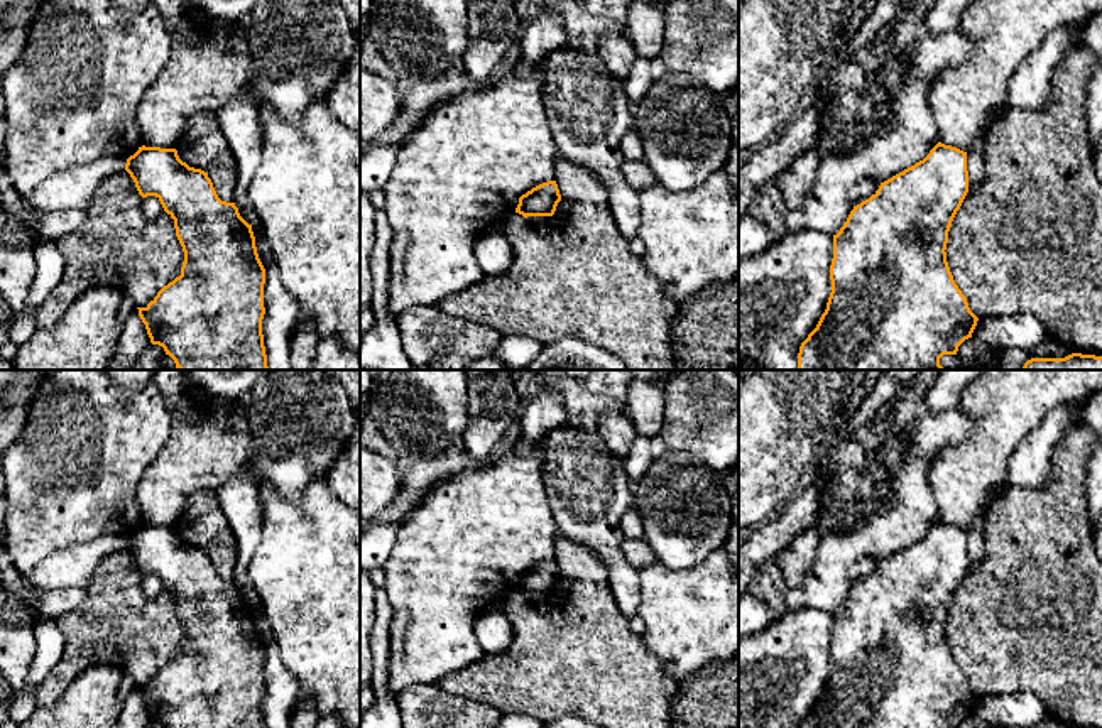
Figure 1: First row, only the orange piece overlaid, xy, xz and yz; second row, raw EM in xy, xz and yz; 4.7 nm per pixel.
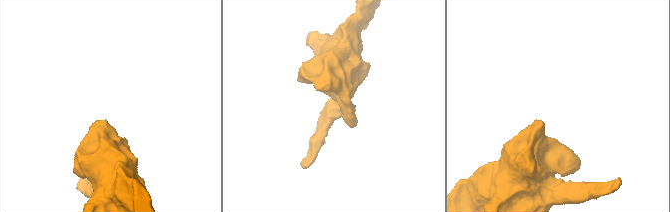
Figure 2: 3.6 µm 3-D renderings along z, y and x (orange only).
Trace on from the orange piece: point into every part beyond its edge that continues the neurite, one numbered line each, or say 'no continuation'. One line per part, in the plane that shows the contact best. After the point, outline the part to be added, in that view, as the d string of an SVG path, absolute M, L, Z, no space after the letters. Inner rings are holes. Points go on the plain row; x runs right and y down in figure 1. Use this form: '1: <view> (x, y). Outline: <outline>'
no continuation

